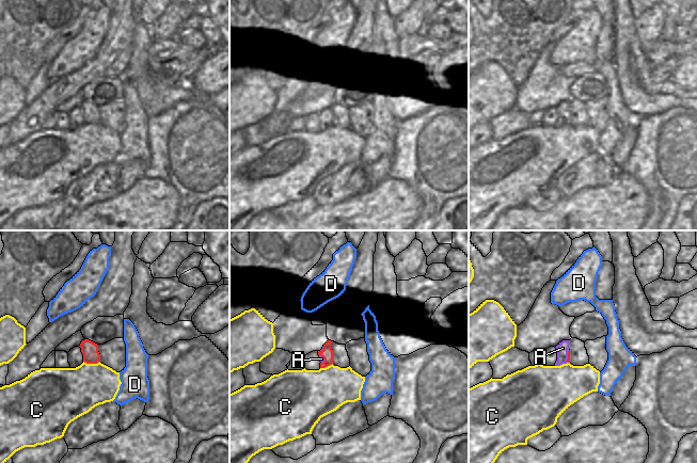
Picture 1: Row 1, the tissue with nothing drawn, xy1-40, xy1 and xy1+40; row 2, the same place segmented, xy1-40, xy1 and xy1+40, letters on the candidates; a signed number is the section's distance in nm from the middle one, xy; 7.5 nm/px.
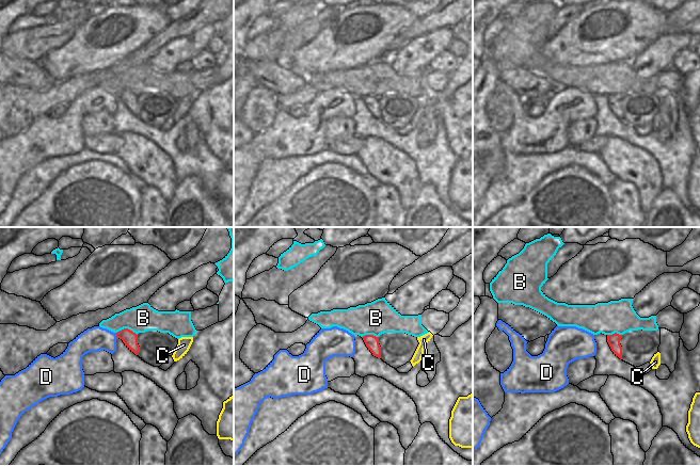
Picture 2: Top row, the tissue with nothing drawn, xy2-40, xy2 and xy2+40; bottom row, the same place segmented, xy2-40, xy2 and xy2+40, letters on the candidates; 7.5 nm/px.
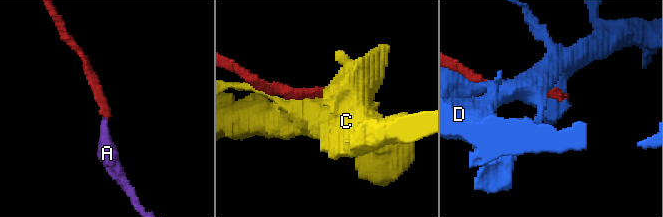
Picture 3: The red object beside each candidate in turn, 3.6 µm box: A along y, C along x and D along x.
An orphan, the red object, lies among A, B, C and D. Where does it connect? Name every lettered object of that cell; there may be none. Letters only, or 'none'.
none.

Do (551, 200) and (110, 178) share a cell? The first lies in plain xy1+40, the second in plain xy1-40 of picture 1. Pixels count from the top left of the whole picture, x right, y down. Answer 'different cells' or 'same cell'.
different cells

